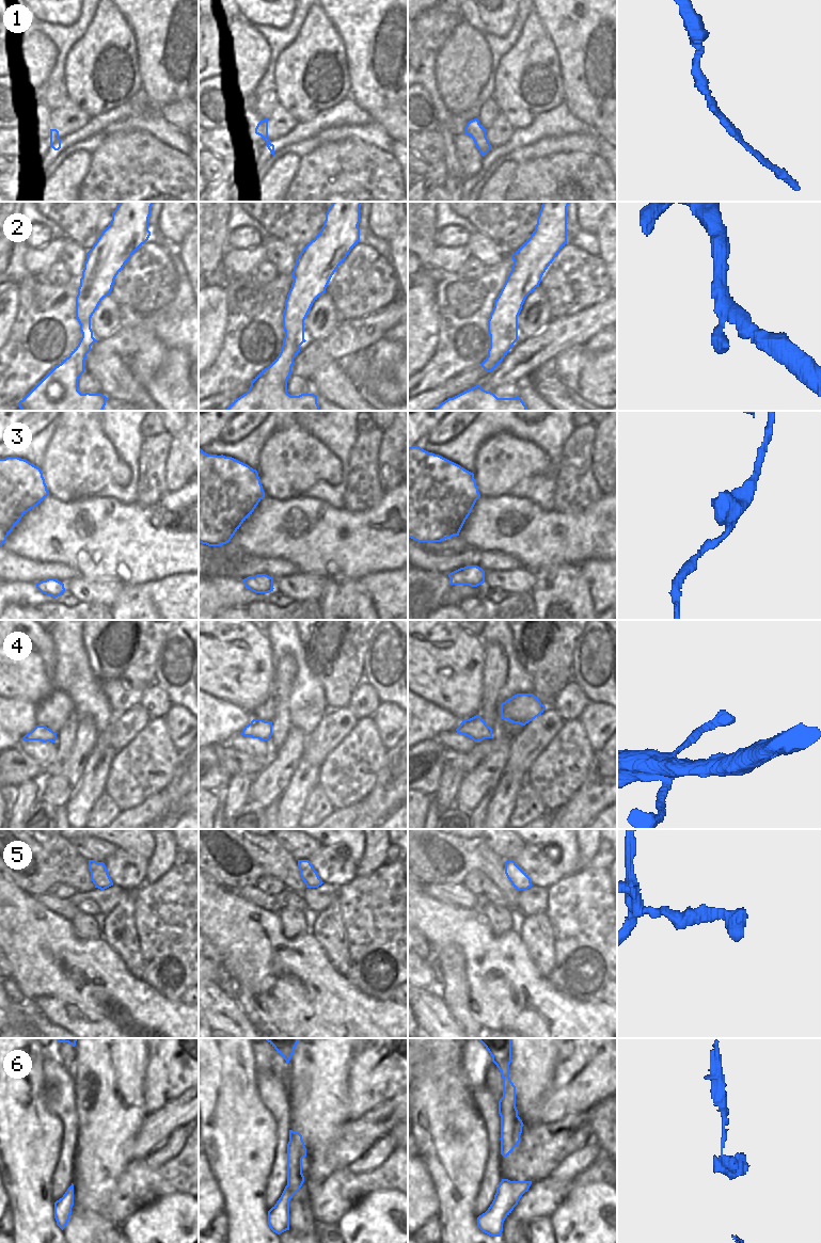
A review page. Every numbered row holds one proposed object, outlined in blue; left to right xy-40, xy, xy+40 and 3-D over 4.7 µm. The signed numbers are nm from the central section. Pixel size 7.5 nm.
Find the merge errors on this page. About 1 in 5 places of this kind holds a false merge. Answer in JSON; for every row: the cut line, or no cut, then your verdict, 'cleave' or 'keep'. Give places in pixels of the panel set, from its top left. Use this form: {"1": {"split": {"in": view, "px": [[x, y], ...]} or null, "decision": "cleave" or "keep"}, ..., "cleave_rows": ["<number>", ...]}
{"1": {"split": null, "decision": "keep"}, "2": {"split": null, "decision": "keep"}, "3": {"split": null, "decision": "keep"}, "4": {"split": null, "decision": "keep"}, "5": {"split": null, "decision": "keep"}, "6": {"split": {"in": "xy", "px": [[287, 1184], [294, 1194]]}, "decision": "cleave"}, "cleave_rows": ["6"]}

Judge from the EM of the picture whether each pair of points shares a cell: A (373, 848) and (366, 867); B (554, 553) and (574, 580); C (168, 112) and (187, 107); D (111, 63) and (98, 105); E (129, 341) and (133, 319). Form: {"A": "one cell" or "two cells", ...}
{"A": "one cell", "B": "two cells", "C": "one cell", "D": "one cell", "E": "two cells"}

